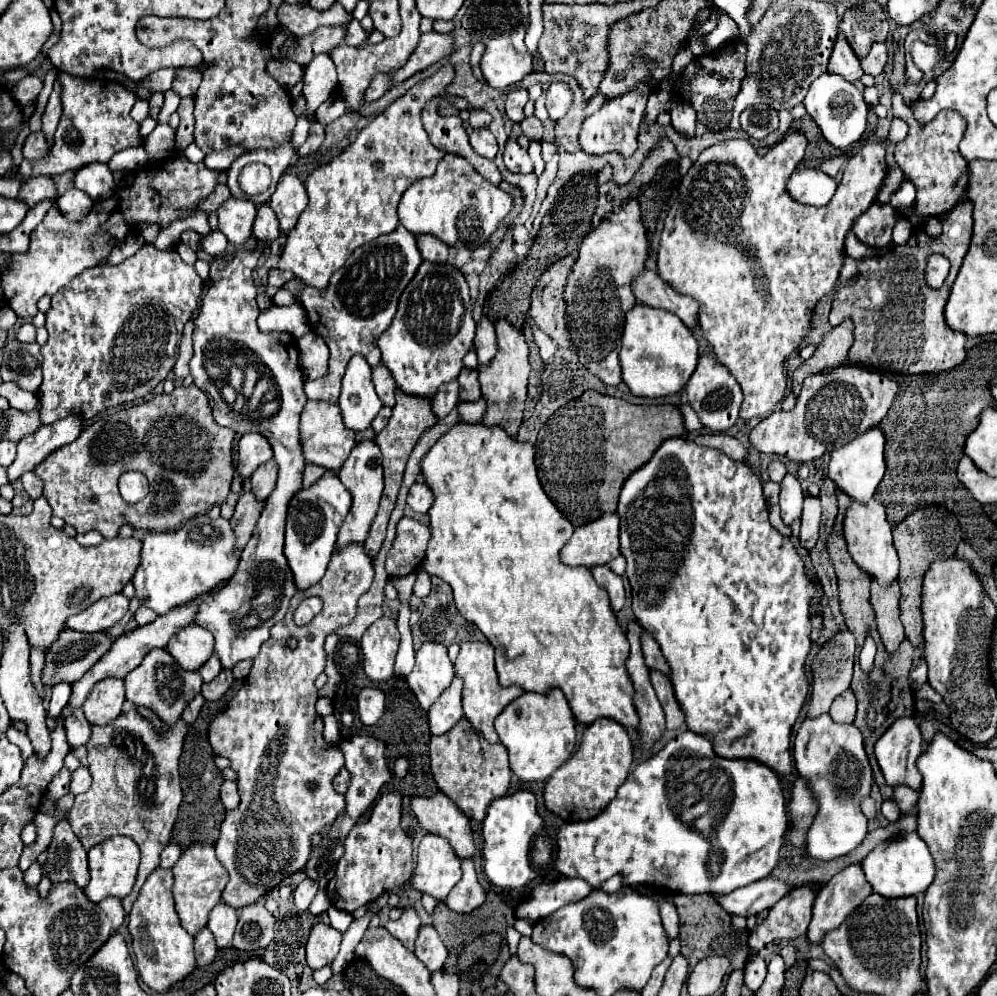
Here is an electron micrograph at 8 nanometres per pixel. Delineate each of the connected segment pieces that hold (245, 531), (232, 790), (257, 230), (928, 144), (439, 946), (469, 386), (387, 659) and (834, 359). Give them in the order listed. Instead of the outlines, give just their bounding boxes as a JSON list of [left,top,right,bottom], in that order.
[[230,492,264,552],[220,780,240,810],[252,202,280,246],[892,94,968,216],[414,924,448,972],[458,370,480,402],[360,616,400,682],[792,320,854,394]]

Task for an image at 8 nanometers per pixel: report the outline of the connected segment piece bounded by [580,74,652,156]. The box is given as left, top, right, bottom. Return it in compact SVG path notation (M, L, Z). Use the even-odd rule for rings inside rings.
M650 74L642 84L636 84L626 96L618 96L618 100L608 100L598 112L594 112L580 130L580 144L588 154L604 154L604 152L620 152L622 156L632 156L636 150L638 126L646 110L646 102L650 96Z

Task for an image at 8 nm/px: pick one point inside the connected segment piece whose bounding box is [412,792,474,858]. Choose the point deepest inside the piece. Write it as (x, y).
(437, 815)

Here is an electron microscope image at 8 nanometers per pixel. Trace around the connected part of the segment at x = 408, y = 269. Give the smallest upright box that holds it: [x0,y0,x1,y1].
[300,226,422,404]

